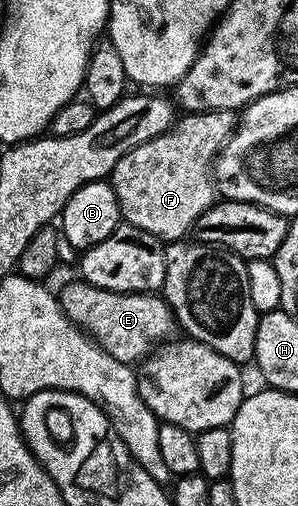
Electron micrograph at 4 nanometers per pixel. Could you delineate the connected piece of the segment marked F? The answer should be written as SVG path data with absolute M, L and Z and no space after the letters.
M235 111L185 113L168 131L128 151L117 162L111 176L122 220L157 236L162 241L184 240L192 232L201 214L213 206L218 198L219 192L213 181L213 161L233 135L238 118L238 112Z

